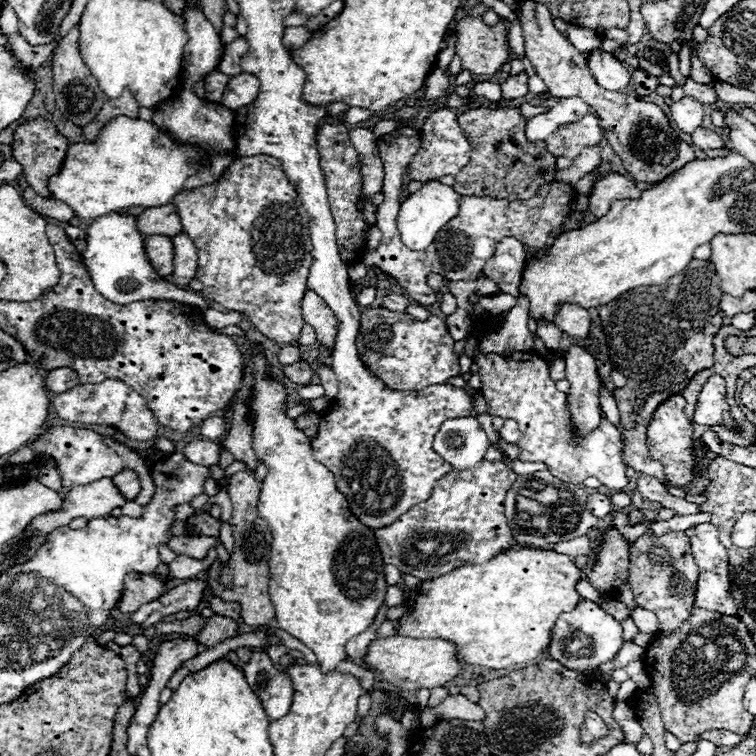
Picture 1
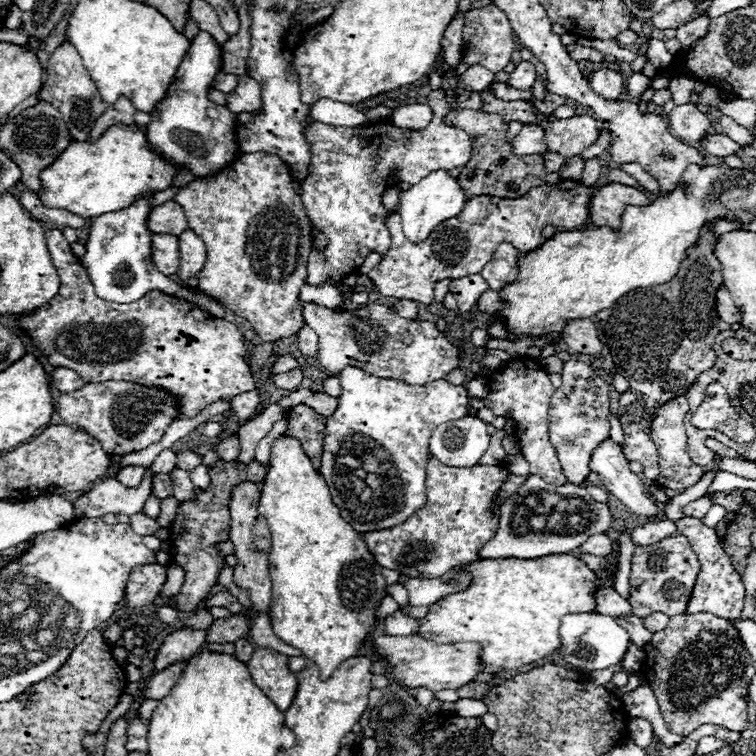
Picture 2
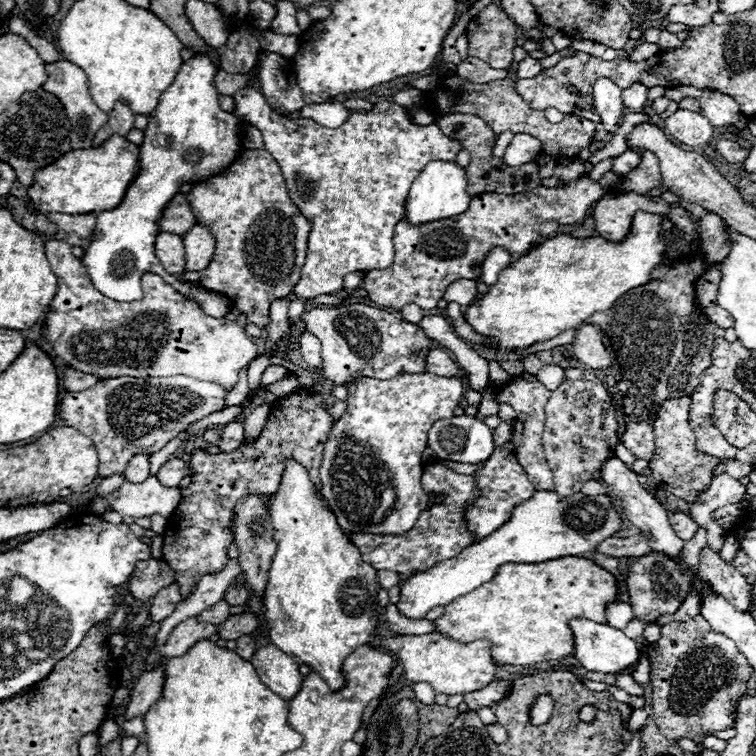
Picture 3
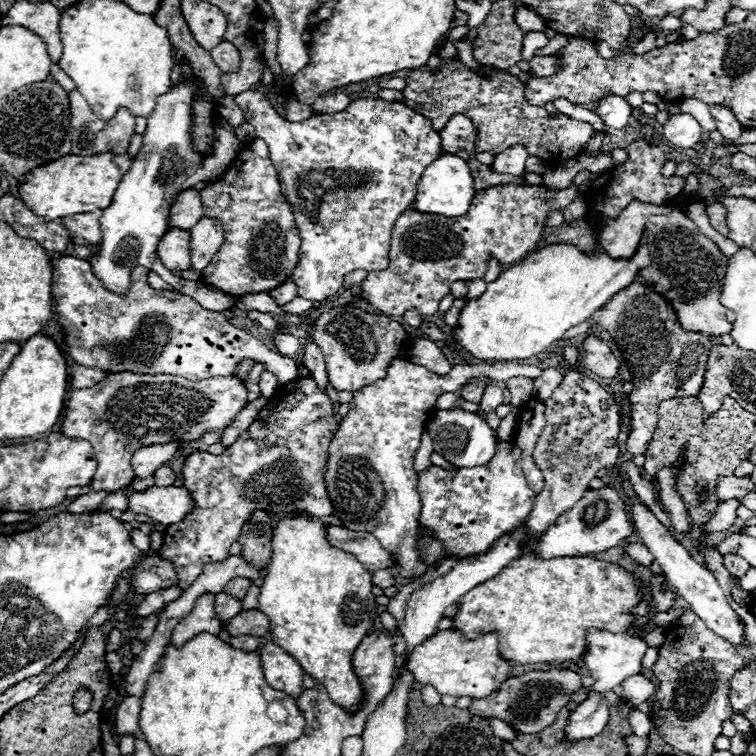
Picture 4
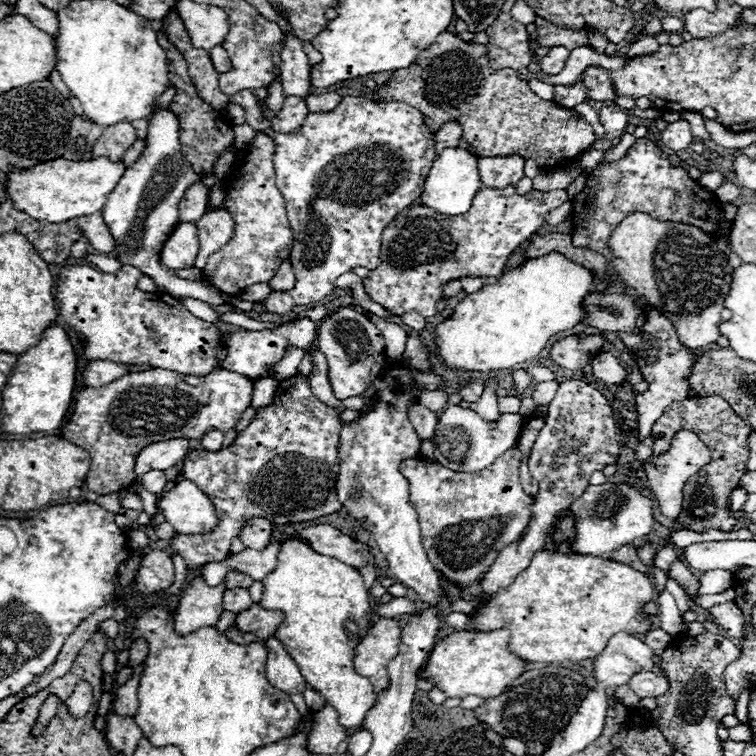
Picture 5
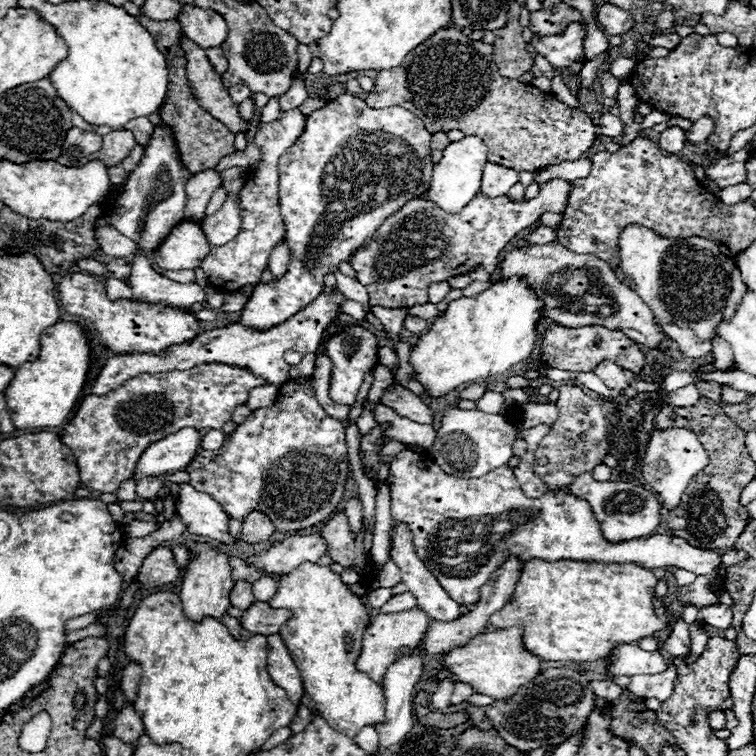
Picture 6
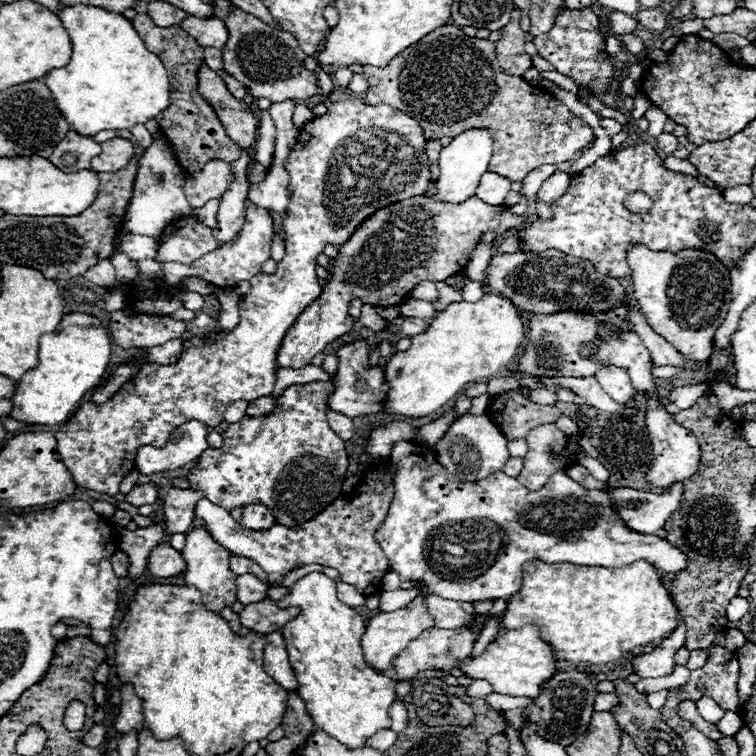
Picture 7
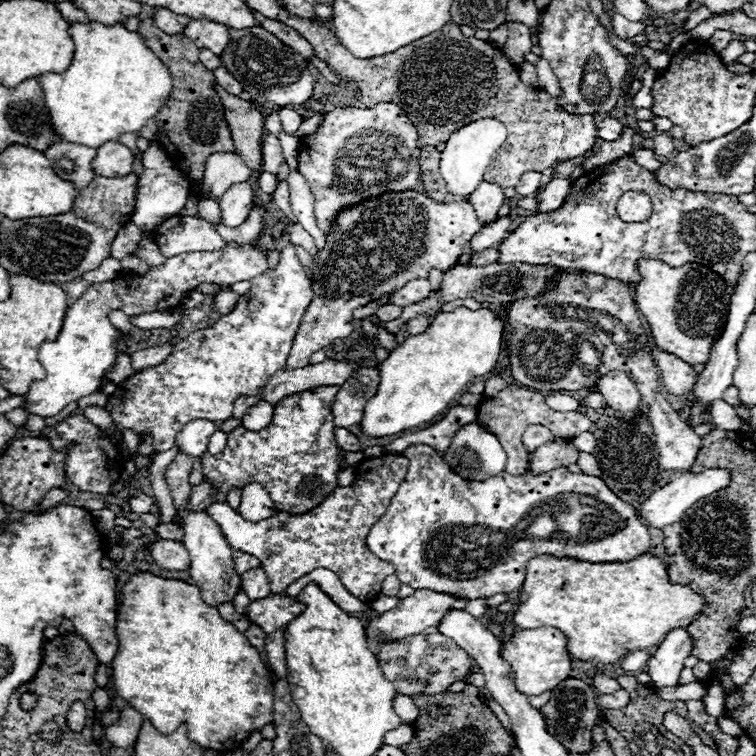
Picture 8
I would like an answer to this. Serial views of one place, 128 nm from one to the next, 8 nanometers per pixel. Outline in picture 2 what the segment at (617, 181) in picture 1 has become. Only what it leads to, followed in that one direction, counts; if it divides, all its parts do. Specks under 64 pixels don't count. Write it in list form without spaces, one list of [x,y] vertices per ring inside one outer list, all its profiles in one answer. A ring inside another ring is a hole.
[[[606,184],[590,200],[590,218],[598,228],[608,226],[612,230],[618,230],[626,206],[648,206],[648,204],[650,198],[632,186]]]

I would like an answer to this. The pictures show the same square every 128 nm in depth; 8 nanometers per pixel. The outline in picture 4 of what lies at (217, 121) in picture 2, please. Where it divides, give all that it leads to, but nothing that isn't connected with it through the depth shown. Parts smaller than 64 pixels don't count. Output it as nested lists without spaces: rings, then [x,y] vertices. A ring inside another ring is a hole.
[[[182,80],[176,88],[158,98],[154,112],[148,116],[148,128],[142,134],[144,144],[136,154],[132,168],[120,180],[112,196],[112,204],[102,210],[100,226],[104,234],[104,244],[100,244],[98,256],[90,258],[90,264],[96,276],[100,276],[100,280],[104,282],[104,286],[116,294],[124,294],[130,288],[130,270],[136,266],[144,266],[162,276],[162,280],[168,282],[178,292],[194,298],[202,308],[222,312],[234,306],[236,302],[234,296],[220,292],[218,288],[212,288],[202,280],[184,280],[172,274],[168,268],[164,268],[164,264],[156,256],[156,246],[160,238],[170,230],[168,226],[170,208],[176,202],[176,196],[198,182],[216,182],[222,176],[222,172],[228,170],[228,166],[242,148],[242,142],[236,138],[230,124],[224,118],[218,118],[218,122],[214,124],[216,144],[212,156],[200,156],[192,150],[190,142],[192,96],[194,86]]]

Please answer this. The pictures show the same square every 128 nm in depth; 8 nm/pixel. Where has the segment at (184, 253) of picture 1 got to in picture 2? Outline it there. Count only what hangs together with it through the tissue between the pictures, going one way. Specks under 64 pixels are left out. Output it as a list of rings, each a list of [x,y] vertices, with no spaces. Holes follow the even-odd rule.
[[[188,228],[184,236],[178,236],[178,246],[180,246],[180,268],[176,276],[180,280],[188,280],[190,276],[198,274],[204,268],[206,244],[194,230]]]

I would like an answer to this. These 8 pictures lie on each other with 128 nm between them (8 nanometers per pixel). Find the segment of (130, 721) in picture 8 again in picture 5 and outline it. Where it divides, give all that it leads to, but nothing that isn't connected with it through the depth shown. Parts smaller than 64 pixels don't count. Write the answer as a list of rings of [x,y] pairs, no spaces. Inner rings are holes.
[[[136,640],[130,648],[130,668],[134,670],[136,666],[142,666],[146,656],[148,656],[148,646],[144,644],[144,640]]]

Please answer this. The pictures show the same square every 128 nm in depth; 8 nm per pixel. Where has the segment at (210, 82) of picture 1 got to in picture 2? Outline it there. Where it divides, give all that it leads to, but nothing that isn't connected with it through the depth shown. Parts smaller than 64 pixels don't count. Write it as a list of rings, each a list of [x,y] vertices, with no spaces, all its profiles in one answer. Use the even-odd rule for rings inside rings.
[[[218,74],[216,80],[214,80],[214,84],[212,84],[212,88],[214,88],[214,90],[220,90],[220,92],[224,92],[224,94],[230,94],[230,92],[236,88],[236,84],[238,84],[238,76]]]

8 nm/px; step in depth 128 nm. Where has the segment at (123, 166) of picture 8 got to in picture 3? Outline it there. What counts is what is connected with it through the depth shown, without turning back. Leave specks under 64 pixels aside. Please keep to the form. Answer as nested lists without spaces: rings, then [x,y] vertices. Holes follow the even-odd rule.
[[[116,104],[112,112],[108,112],[108,124],[104,124],[104,128],[100,128],[100,132],[96,132],[94,136],[94,146],[104,144],[112,134],[120,134],[120,136],[128,136],[128,132],[134,128],[134,112],[126,106],[126,104]]]

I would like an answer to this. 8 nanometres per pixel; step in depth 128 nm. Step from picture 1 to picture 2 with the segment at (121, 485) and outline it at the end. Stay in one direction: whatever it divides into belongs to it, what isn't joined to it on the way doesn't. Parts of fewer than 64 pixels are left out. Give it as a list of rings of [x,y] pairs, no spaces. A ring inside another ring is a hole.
[[[126,466],[126,468],[122,468],[118,472],[118,482],[122,482],[128,488],[134,488],[134,486],[138,486],[142,482],[144,472],[146,470],[142,466]]]

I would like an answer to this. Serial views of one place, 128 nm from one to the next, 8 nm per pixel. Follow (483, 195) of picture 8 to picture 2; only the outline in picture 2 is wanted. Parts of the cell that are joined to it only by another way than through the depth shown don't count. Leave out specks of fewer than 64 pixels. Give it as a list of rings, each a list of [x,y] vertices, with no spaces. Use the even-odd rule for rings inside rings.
[[[522,126],[518,136],[512,142],[512,152],[516,156],[532,156],[532,154],[544,154],[544,130],[540,126]]]

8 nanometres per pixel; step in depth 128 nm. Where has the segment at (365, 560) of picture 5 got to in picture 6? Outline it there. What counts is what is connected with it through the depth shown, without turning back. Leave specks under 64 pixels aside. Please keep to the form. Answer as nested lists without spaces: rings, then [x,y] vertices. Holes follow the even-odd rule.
[[[308,534],[308,536],[290,536],[284,542],[276,542],[270,550],[246,558],[258,568],[264,568],[266,572],[292,572],[304,562],[316,562],[326,550],[326,544],[322,542],[320,534]]]

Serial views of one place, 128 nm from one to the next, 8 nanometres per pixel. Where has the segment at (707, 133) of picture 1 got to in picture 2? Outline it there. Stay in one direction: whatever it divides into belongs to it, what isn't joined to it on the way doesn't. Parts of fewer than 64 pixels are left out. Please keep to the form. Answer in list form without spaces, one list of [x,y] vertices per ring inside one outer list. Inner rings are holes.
[[[714,134],[714,136],[704,136],[704,140],[700,142],[706,152],[714,154],[714,156],[730,156],[736,154],[740,150],[740,146],[736,142],[732,142],[728,136],[724,134]]]

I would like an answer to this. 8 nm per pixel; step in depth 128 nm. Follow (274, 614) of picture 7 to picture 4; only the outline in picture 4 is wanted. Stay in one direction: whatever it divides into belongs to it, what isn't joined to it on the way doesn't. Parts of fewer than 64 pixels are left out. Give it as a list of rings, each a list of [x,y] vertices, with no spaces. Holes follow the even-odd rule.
[[[242,610],[234,618],[228,620],[230,636],[250,634],[250,636],[264,636],[270,630],[270,618],[260,610]]]

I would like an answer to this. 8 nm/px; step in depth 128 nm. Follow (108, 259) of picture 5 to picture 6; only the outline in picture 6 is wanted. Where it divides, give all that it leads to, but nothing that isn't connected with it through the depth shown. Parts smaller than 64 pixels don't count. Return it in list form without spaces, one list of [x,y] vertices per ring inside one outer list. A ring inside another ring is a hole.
[[[118,258],[112,264],[108,264],[108,270],[110,270],[112,278],[128,278],[132,272],[132,266],[124,258]]]

